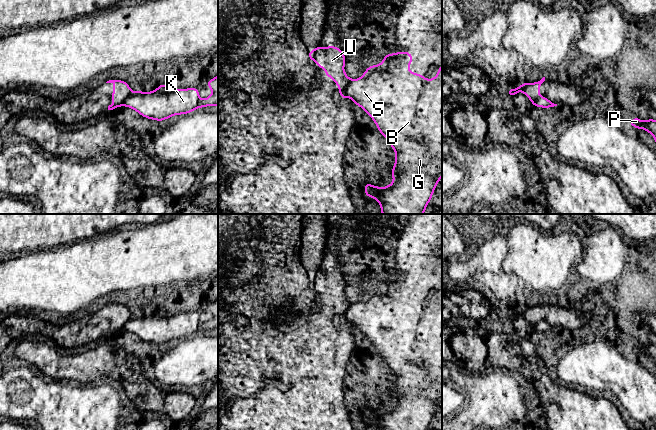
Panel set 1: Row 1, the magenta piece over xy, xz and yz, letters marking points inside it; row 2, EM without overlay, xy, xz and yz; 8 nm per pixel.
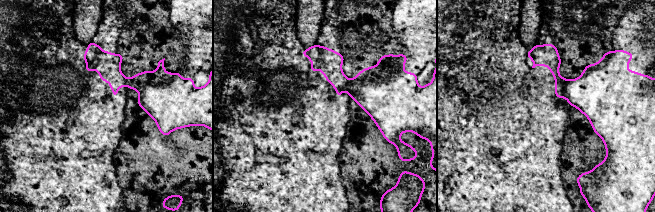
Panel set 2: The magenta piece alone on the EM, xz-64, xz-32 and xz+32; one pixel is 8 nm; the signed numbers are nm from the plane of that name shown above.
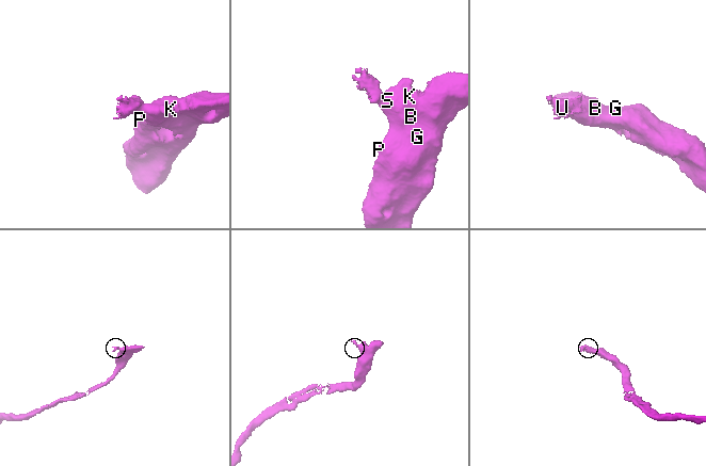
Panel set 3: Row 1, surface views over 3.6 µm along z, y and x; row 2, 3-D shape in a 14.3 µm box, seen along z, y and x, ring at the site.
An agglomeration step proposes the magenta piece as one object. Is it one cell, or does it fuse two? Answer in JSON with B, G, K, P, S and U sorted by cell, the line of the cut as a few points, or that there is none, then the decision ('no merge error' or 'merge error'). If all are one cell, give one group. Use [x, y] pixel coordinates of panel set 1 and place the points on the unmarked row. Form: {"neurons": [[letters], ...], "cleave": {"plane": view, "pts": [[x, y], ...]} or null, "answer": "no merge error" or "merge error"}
{"neurons": [["B", "G", "K", "P", "S"], ["U"]], "cleave": {"plane": "xz", "pts": [[351, 304], [346, 312], [347, 320]]}, "answer": "merge error"}

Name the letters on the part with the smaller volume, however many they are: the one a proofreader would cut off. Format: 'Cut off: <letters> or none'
Cut off: U

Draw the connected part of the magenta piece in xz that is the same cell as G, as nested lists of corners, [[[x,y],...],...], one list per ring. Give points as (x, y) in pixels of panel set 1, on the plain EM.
[[[406,275],[386,278],[381,288],[369,290],[359,303],[350,305],[347,320],[359,329],[375,346],[379,356],[386,362],[396,377],[392,392],[393,406],[383,413],[365,406],[364,419],[374,422],[380,430],[427,430],[442,401],[442,289],[435,302],[426,303],[411,297],[409,289],[413,280]]]

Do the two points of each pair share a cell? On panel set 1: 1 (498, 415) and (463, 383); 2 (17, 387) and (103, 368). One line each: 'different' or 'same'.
1: same
2: different

